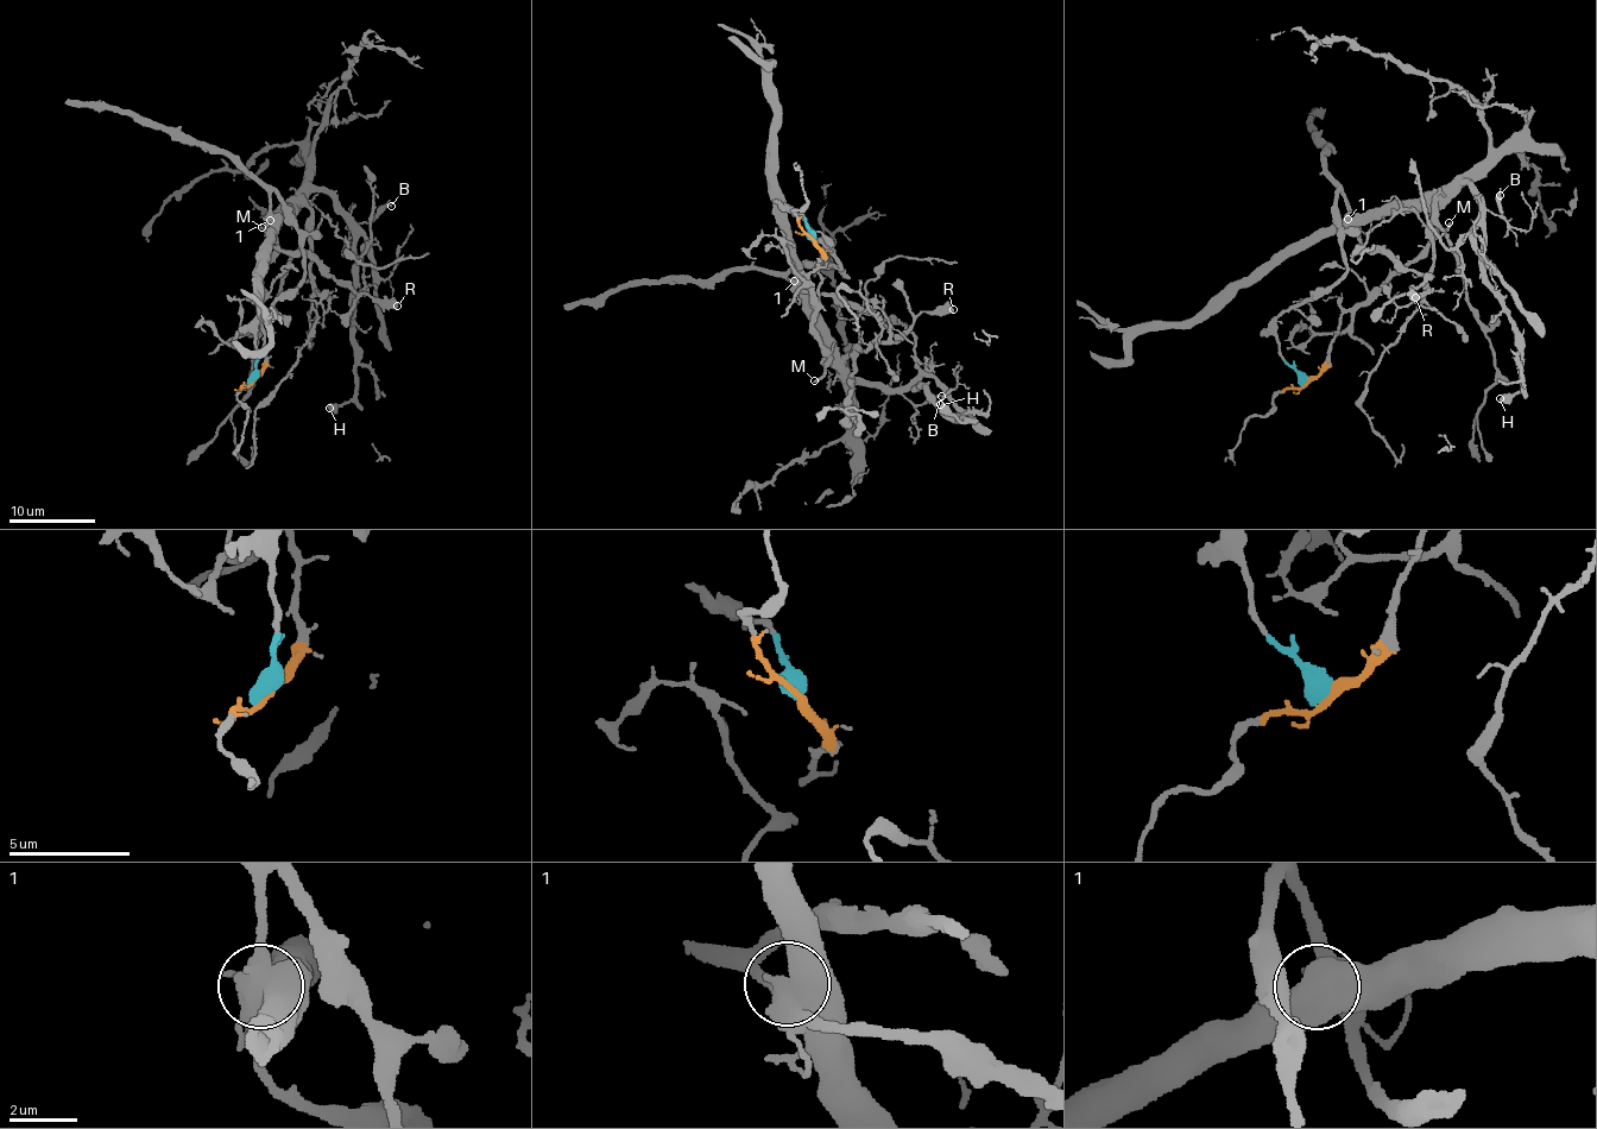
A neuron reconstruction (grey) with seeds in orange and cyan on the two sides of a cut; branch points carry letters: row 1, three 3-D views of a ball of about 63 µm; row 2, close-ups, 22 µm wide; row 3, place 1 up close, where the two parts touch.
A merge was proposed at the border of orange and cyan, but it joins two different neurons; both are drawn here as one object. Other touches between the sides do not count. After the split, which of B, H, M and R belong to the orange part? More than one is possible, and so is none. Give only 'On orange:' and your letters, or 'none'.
On orange: B, H, M

